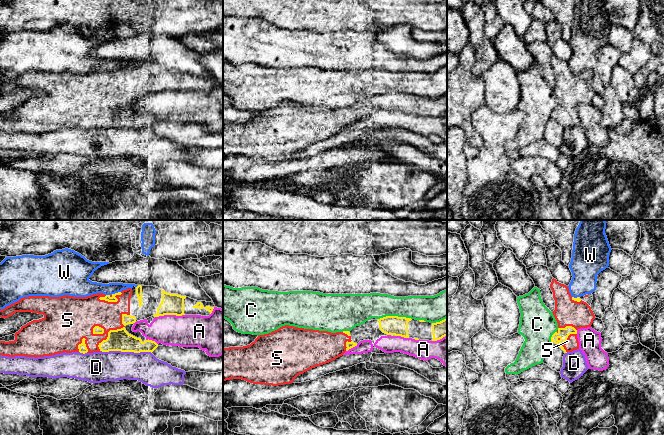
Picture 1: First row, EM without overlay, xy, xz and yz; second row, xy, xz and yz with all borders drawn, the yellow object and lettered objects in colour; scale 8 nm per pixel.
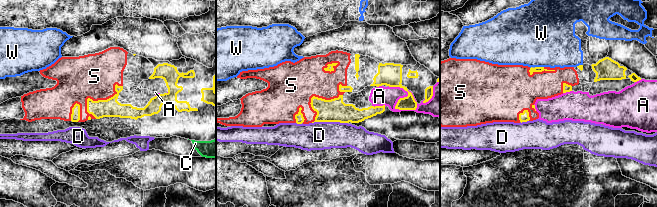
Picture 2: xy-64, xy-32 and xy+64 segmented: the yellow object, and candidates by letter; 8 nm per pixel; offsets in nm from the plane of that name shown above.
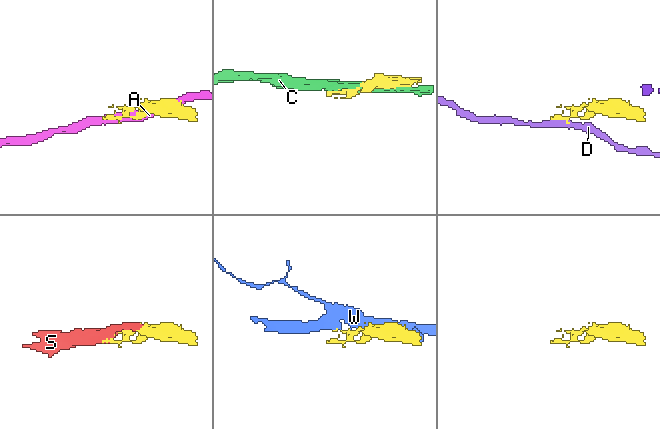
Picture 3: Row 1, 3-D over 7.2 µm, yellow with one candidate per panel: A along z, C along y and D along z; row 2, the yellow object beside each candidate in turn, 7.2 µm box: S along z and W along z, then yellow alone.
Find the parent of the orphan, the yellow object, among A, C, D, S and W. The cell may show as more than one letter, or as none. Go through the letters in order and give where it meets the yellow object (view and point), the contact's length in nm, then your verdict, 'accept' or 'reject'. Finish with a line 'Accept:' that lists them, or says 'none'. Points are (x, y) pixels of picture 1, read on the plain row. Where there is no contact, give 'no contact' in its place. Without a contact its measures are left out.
A: contact xy (169, 90); length 240 nm; reject
C: contact xz (394, 92); length 280 nm; reject
D: contact xy (126, 127); length 420 nm; reject
S: contact xy (115, 106); length 380 nm; accept
W: contact xy (115, 69); length 80 nm; reject
Accept: S

